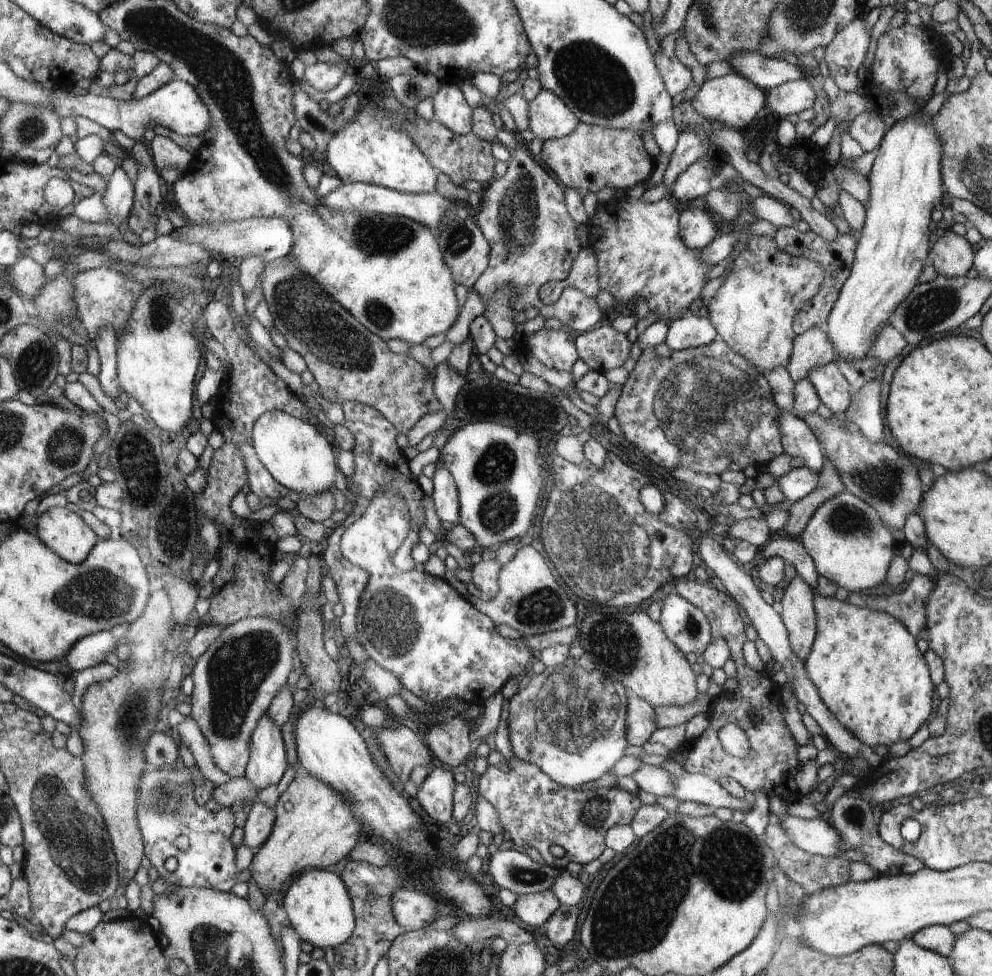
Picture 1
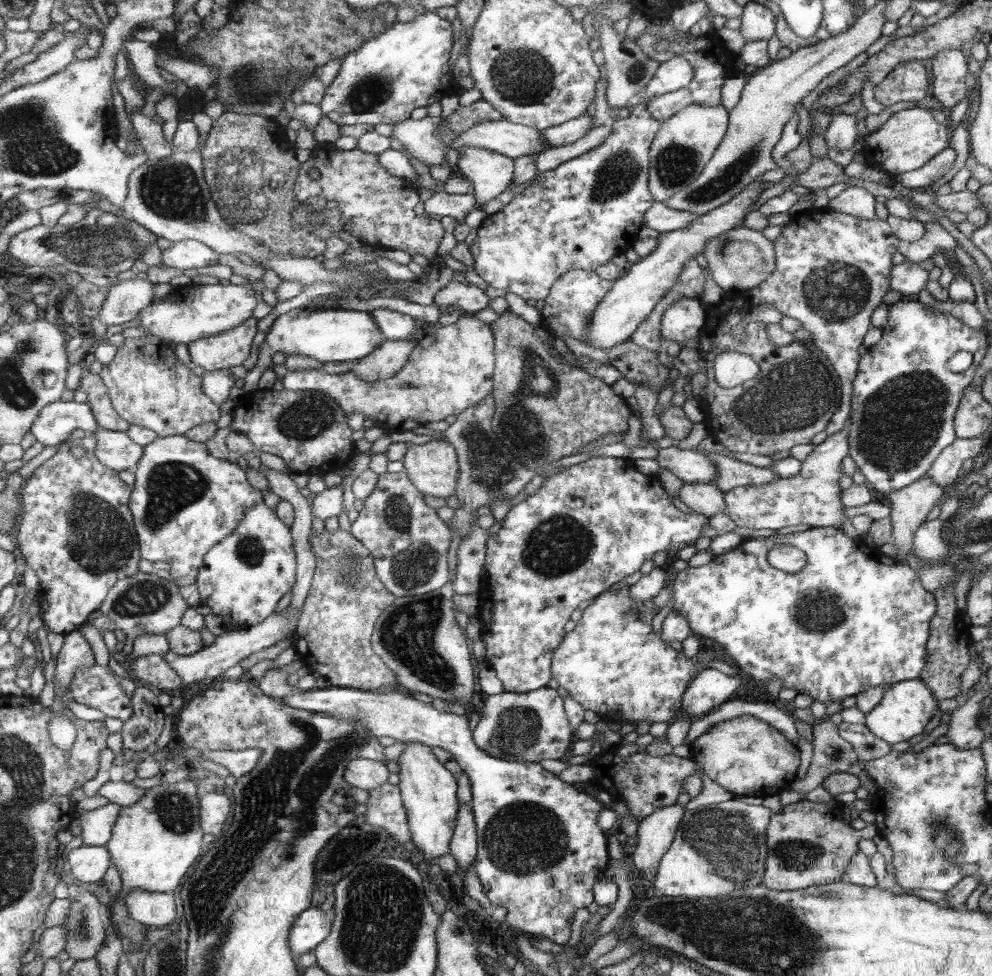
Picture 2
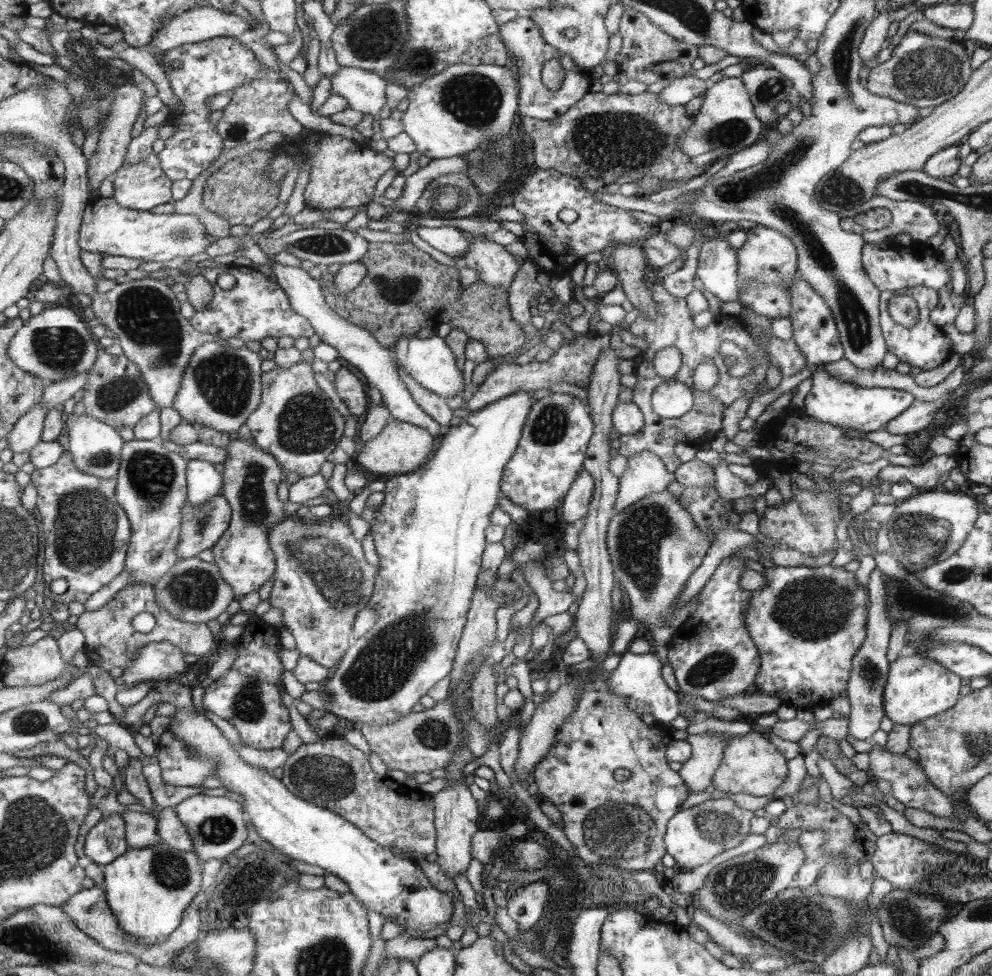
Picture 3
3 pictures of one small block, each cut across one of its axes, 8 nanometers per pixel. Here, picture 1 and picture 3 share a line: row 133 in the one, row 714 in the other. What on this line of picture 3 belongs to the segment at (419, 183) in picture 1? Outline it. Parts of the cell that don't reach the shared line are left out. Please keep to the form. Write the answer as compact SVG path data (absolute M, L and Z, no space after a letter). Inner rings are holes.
M518 390L510 396L495 398L494 404L488 404L486 408L466 416L458 426L450 426L450 432L439 437L440 444L433 451L432 458L426 462L425 466L408 474L393 475L390 480L385 482L386 488L384 488L383 493L386 497L382 505L374 510L376 522L370 526L369 531L374 539L374 545L376 545L376 553L380 557L380 563L377 566L379 571L376 577L376 588L373 591L373 598L369 602L369 607L374 608L374 612L378 612L378 620L368 635L357 638L357 643L349 648L348 654L342 658L334 676L324 681L322 687L318 690L304 692L300 696L302 702L307 703L314 709L322 709L340 718L346 718L350 726L359 727L362 724L370 725L372 723L384 724L410 714L412 706L416 702L420 702L420 698L428 690L433 690L437 683L449 676L450 670L454 666L458 640L460 640L462 628L466 624L466 612L470 609L476 576L480 574L480 568L482 568L480 562L482 562L482 552L484 552L484 546L486 546L484 530L490 524L492 510L496 508L496 504L499 504L500 478L503 478L502 472L504 472L506 463L510 462L510 459L516 454L518 446L520 446L522 431L525 428L525 423L529 420L529 414L533 410L534 402L537 402L537 400L533 397L532 390Z

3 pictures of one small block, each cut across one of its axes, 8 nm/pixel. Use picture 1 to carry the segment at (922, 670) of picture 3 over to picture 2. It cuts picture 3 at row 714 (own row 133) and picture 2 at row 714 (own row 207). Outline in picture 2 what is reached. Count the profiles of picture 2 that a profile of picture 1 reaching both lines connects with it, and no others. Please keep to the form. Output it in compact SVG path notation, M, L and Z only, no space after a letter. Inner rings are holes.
M920 679L903 680L894 683L884 691L882 700L868 714L865 714L865 725L874 736L881 738L893 747L904 746L908 738L922 734L926 724L938 712L938 699L932 689Z

